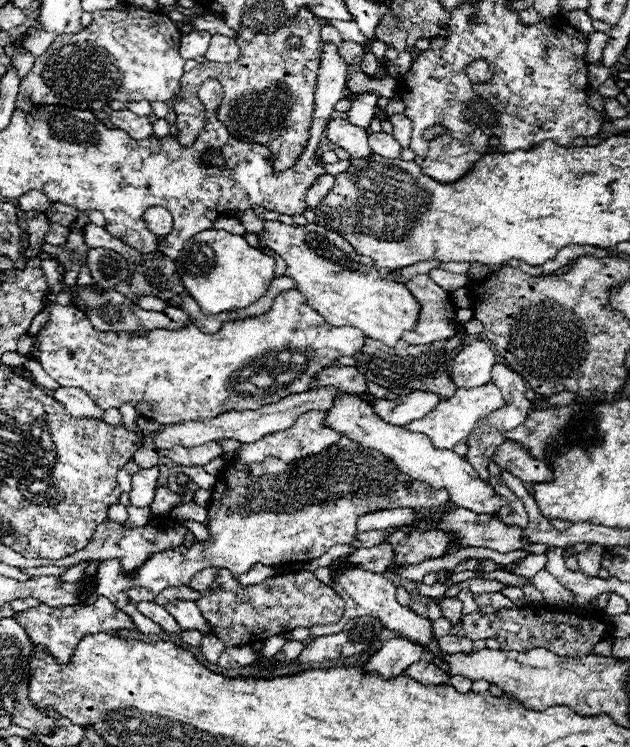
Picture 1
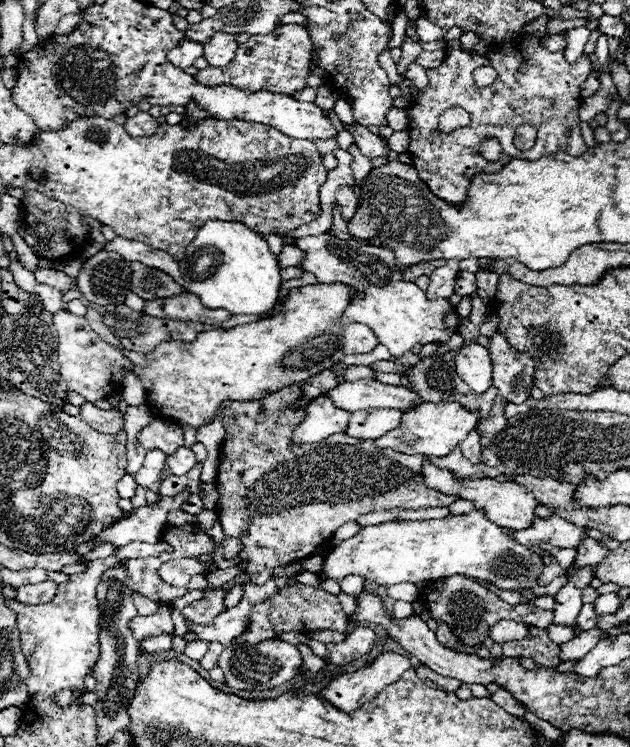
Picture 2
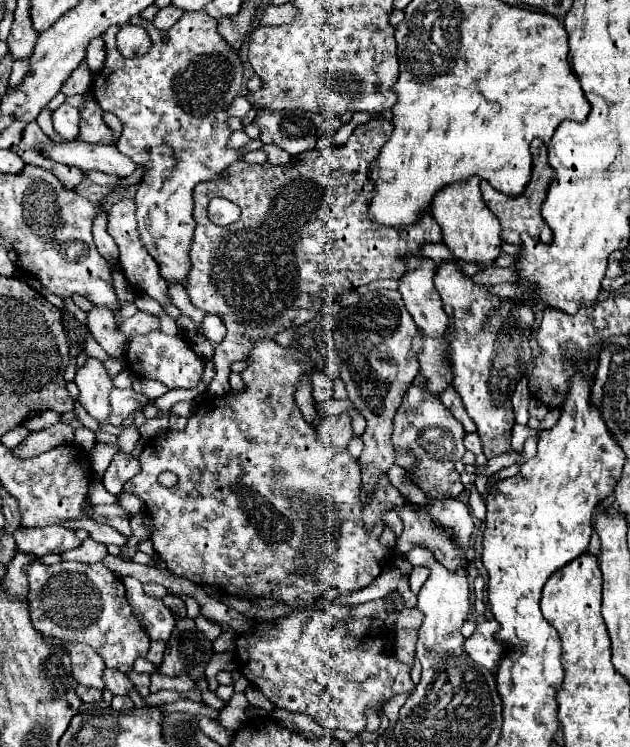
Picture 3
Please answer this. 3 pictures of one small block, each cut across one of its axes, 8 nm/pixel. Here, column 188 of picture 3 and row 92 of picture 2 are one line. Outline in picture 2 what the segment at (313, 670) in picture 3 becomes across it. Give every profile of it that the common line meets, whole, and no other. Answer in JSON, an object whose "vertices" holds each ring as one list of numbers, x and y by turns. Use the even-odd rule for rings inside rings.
{"vertices":[[516,36,514,40,496,44,486,54,470,54,464,50,460,40,446,42,446,58,438,68,430,68,428,88,420,90,408,114,408,134,410,134,410,156,418,170,418,176,428,184,428,188,450,204,462,204,476,172,498,172,512,158,538,160,540,156,552,152,566,152,570,156,580,156,588,150,580,134,580,90,592,72,592,62,588,54,582,54,574,64,564,58,564,50,550,52,542,46,540,38,524,40],[480,66,492,66,498,78,486,86,478,88,472,72],[460,106,470,114,470,124,452,134,438,132,438,118,444,110],[520,124,532,124,538,132,536,144,522,152,514,146,514,132],[484,138,498,138,502,146,502,158,498,162,488,162,480,156,480,144]]}

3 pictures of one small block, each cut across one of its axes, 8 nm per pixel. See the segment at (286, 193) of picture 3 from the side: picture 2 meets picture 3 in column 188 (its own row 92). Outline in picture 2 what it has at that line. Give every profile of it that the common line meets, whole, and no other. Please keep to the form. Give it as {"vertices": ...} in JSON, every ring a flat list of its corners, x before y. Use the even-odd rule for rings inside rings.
{"vertices":[[286,24,278,26,272,34,268,36,250,36,246,44,240,44,236,58,222,66,206,66,204,70,198,70,194,74,198,84,204,86,236,86,248,92,274,92,274,94,284,94,284,96,294,96,298,90,306,88,308,72,312,66,312,38,306,26,300,24]]}

